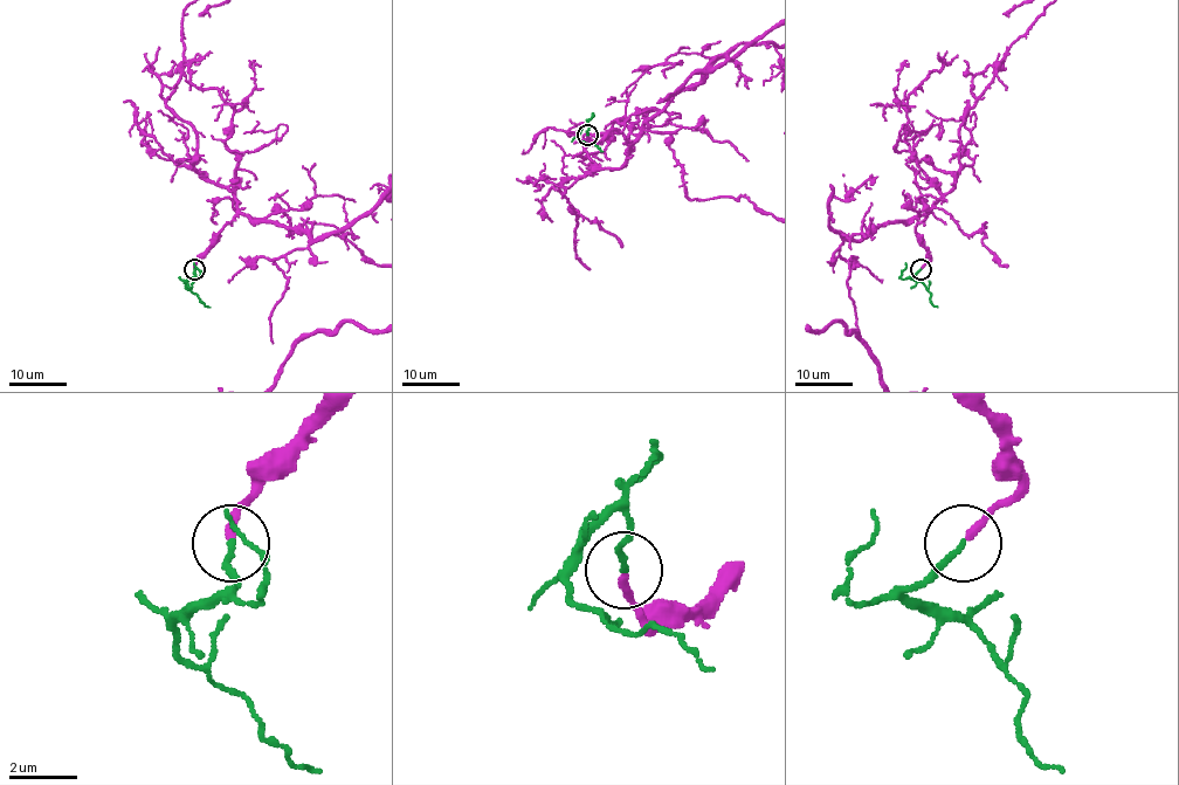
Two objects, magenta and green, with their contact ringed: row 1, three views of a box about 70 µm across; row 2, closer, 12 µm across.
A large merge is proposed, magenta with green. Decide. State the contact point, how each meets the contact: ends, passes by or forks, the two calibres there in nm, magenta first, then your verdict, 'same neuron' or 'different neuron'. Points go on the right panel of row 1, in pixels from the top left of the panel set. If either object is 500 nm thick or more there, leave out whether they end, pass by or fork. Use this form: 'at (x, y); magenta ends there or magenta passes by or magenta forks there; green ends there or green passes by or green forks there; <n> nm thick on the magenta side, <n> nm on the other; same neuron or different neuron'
at (921, 269); magenta ends there; green ends there; 240 nm thick on the magenta side, 170 nm on the other; same neuron

